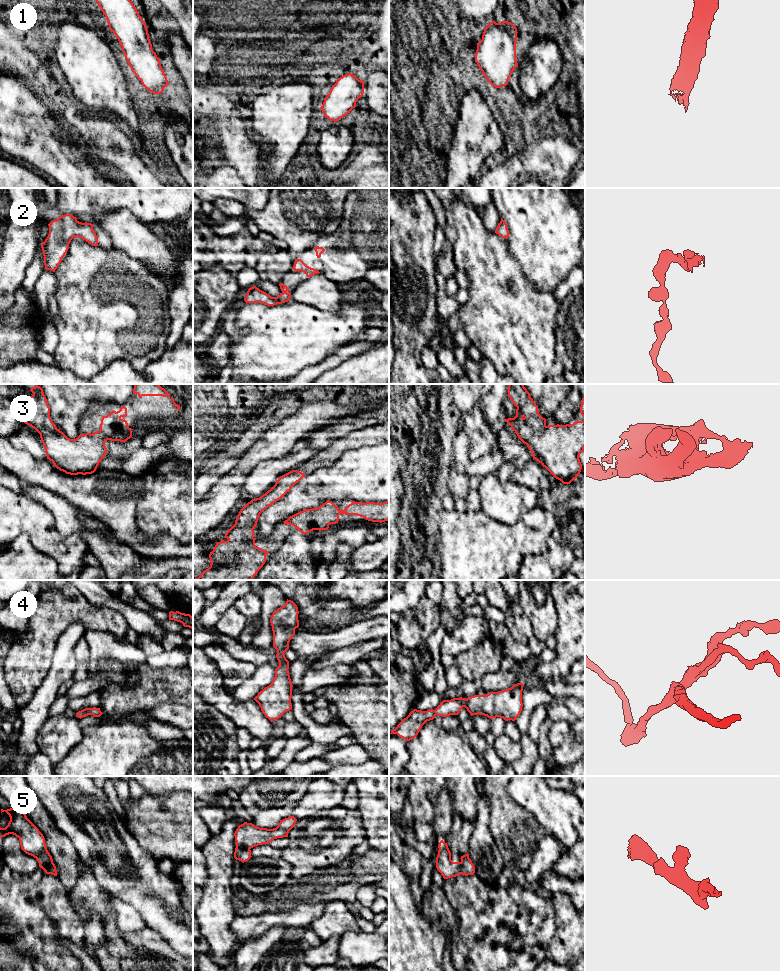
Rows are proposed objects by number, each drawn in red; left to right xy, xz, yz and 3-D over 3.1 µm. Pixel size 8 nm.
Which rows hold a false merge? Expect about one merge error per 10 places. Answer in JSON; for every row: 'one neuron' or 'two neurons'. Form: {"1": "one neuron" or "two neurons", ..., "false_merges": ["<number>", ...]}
{"1": "one neuron", "2": "one neuron", "3": "one neuron", "4": "one neuron", "5": "one neuron", "false_merges": []}

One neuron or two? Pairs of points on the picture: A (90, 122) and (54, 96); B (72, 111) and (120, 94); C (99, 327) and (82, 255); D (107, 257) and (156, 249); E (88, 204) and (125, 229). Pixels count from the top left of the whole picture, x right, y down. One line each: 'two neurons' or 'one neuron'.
A: one neuron
B: two neurons
C: one neuron
D: two neurons
E: two neurons

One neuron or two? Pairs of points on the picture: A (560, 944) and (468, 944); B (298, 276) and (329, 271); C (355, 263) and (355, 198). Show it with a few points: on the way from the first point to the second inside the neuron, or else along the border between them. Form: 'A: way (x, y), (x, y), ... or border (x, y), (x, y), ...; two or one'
A: border (555, 921), (554, 934), (548, 945), (545, 957); two
B: way (306, 268), (321, 268); one
C: way (345, 247), (345, 223), (350, 214); one

